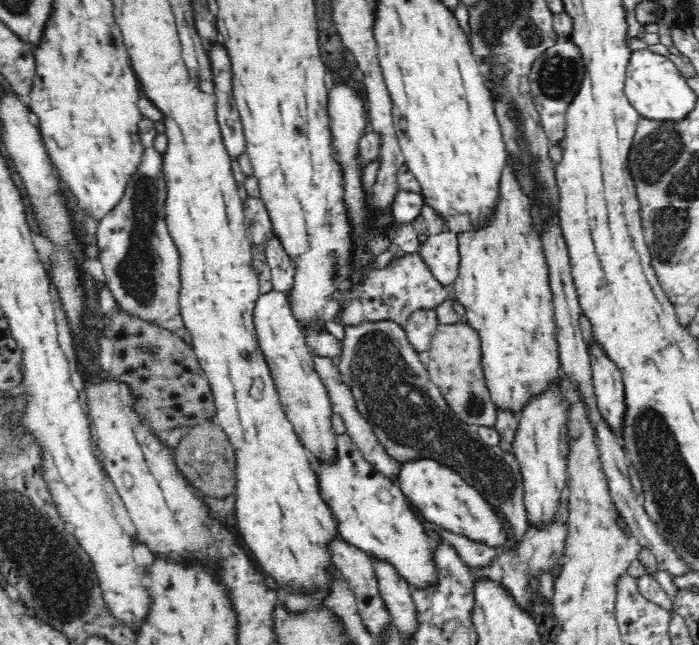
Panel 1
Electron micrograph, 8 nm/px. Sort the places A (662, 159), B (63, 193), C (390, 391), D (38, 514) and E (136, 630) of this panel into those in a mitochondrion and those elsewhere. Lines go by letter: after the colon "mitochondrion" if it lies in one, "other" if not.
A: mitochondrion
B: other
C: mitochondrion
D: mitochondrion
E: other

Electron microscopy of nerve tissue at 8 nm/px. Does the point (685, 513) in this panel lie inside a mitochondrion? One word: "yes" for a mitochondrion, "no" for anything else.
yes

